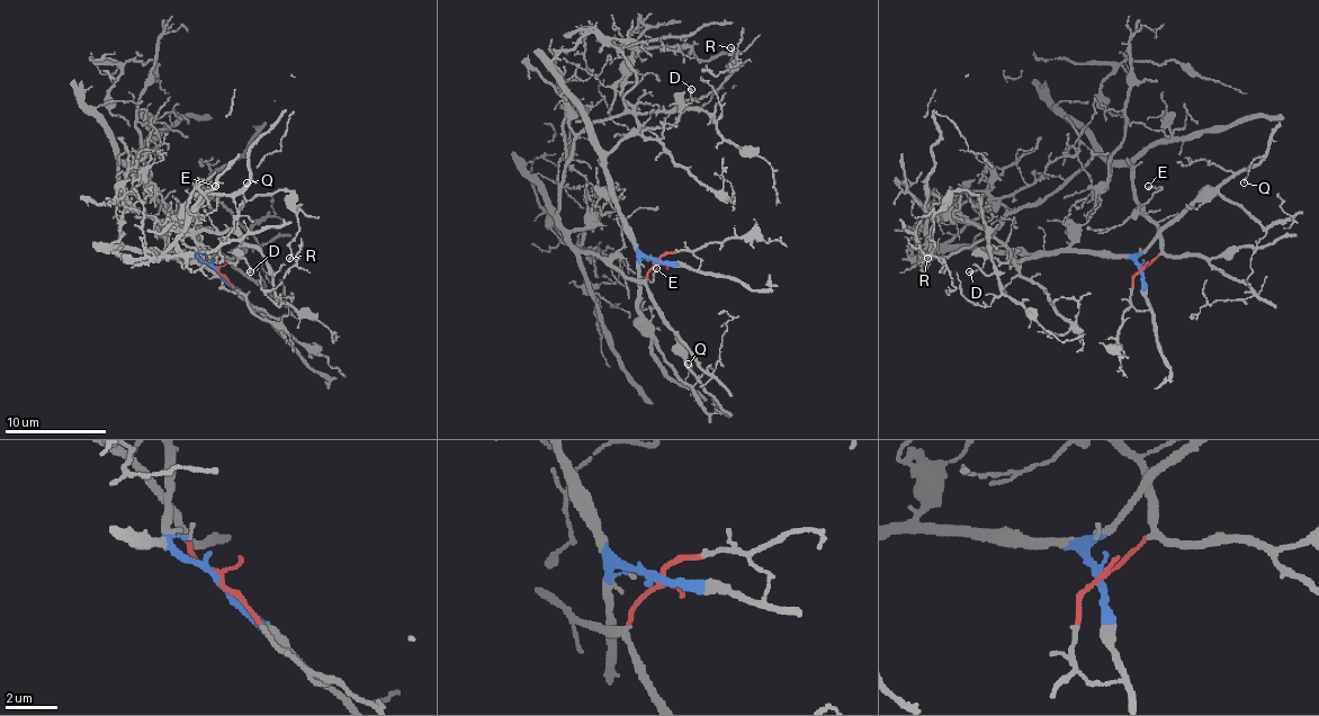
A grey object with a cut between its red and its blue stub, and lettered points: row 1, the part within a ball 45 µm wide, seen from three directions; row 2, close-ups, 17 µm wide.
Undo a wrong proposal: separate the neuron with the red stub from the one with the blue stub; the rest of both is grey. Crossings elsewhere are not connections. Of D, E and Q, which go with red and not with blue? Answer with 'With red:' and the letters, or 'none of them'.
With red: E

